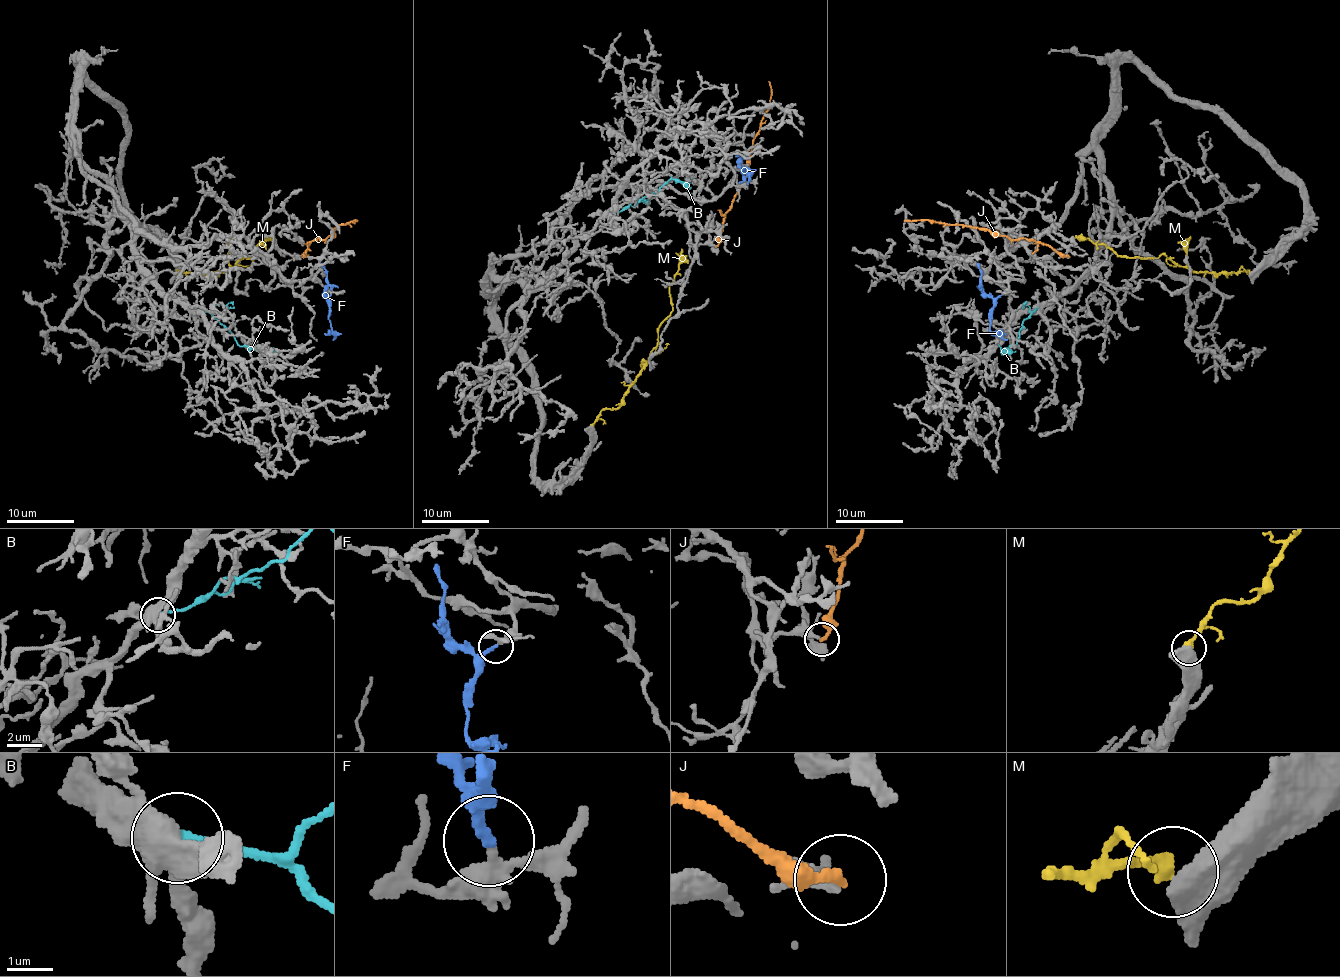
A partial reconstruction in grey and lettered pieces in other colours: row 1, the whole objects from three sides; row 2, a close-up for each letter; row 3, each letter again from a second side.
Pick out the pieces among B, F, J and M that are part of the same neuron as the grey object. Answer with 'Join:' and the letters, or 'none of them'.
Join: F

